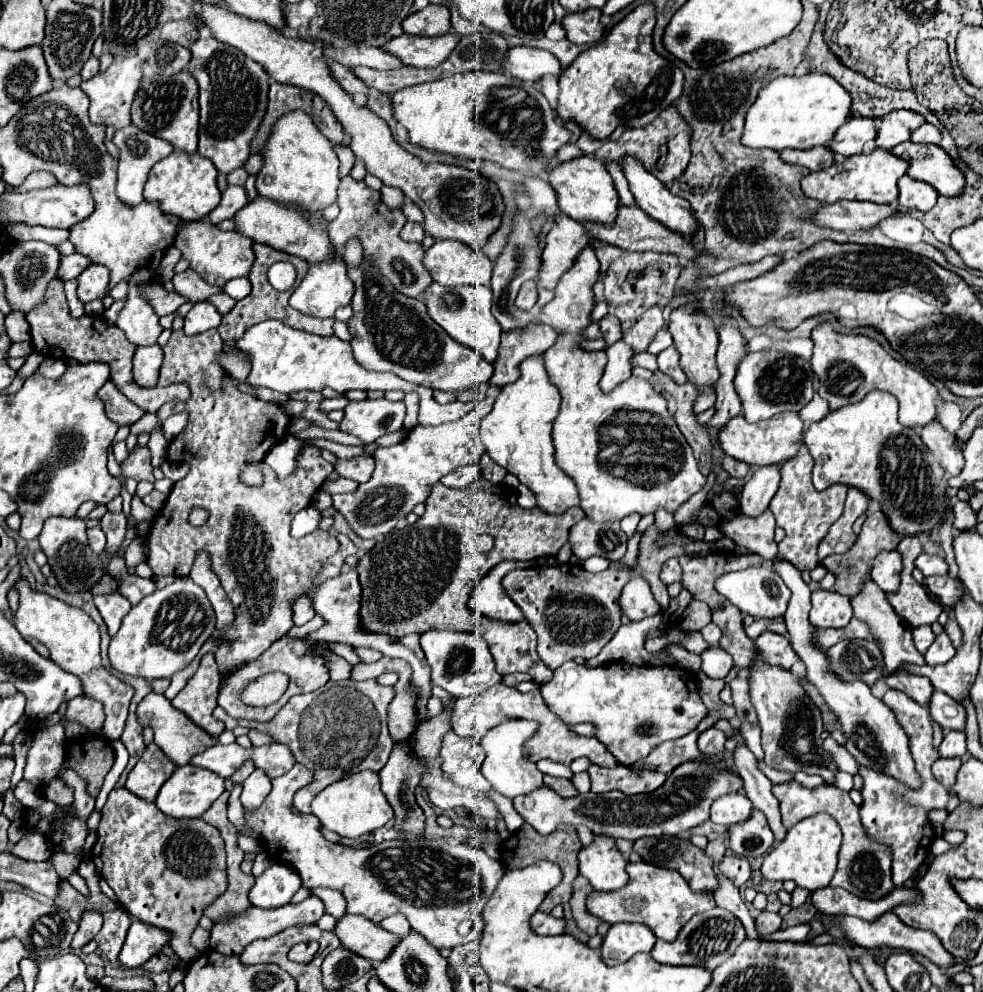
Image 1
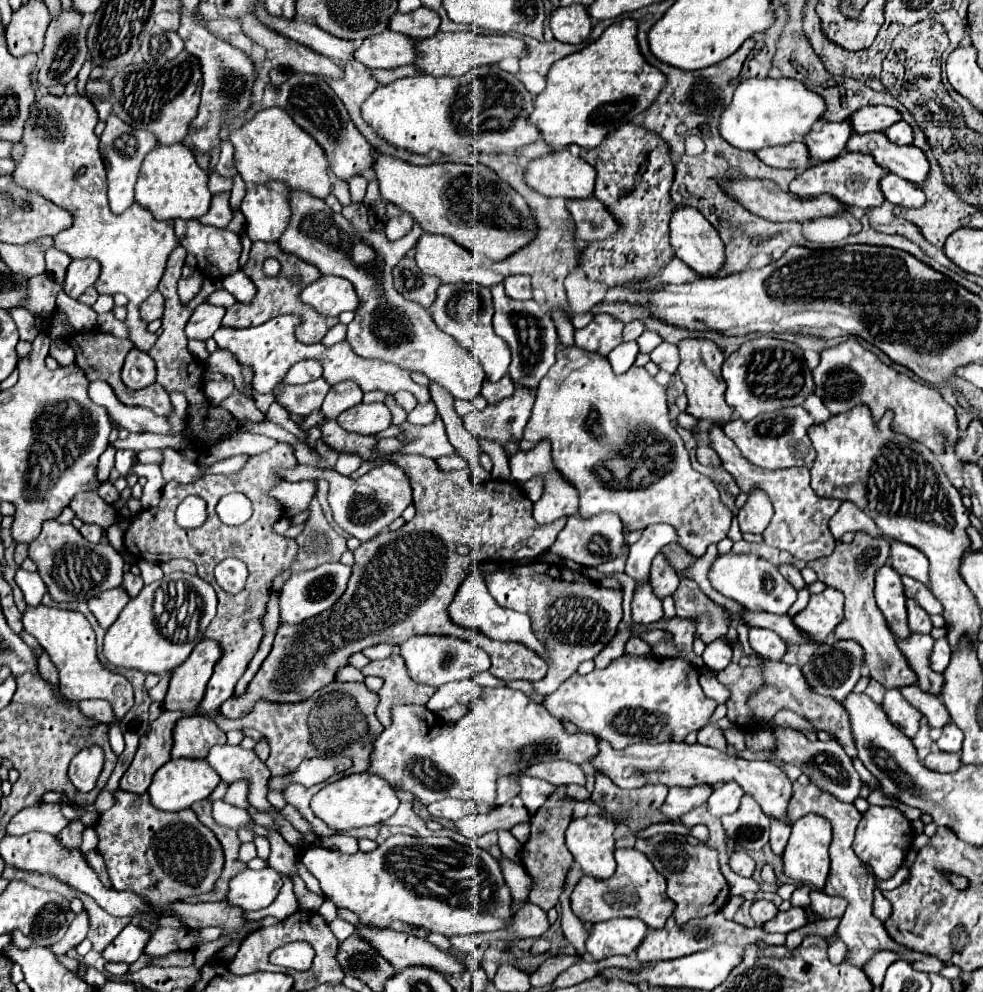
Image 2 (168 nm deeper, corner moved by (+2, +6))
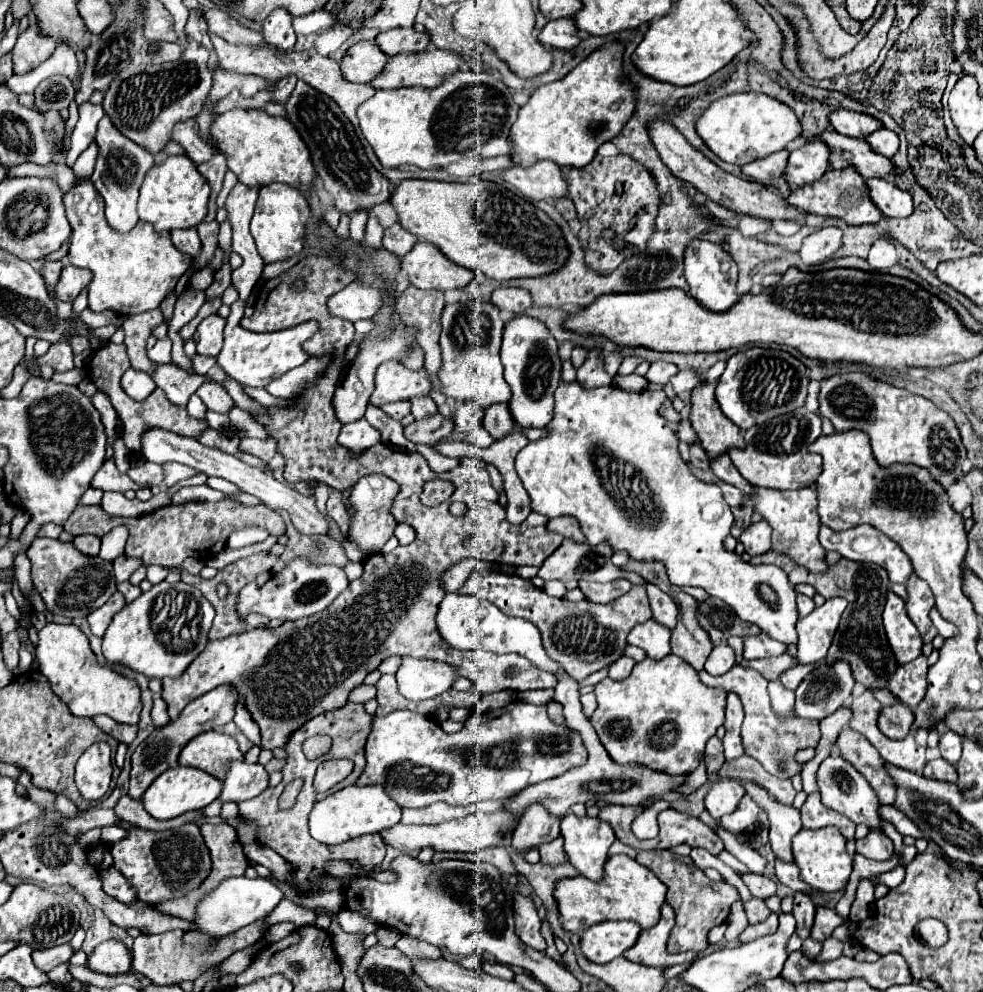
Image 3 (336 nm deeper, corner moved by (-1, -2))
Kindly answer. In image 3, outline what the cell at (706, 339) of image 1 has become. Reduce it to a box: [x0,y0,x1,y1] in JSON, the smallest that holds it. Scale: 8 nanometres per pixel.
[691,383,743,459]

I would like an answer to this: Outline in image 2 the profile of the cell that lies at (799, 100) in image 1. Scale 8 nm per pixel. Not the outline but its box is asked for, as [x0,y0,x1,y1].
[720,77,824,151]

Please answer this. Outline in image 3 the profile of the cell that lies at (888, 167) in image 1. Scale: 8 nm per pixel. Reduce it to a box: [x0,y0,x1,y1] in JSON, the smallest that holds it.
[787,167,881,225]

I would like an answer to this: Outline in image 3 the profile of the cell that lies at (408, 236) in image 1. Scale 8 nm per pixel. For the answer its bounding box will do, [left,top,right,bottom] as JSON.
[383,223,417,257]

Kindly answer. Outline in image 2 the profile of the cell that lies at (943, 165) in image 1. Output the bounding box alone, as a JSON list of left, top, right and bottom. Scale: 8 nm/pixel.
[848,133,930,185]

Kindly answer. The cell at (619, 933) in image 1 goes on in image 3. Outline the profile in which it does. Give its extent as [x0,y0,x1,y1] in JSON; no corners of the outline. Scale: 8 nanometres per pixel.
[581,921,641,963]

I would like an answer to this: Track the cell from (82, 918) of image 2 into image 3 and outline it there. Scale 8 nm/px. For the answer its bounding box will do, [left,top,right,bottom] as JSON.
[33,945,73,971]

